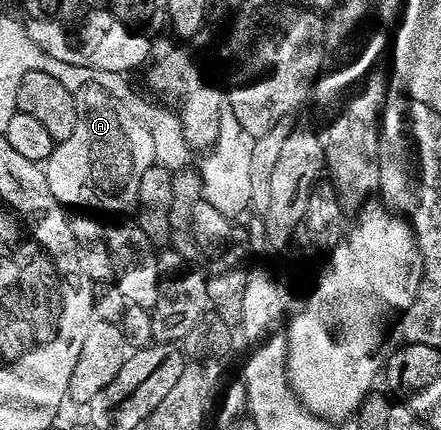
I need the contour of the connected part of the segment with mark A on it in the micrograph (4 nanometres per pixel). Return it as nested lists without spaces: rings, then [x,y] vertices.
[[[88,84],[76,93],[76,109],[78,122],[74,134],[59,141],[42,164],[50,194],[62,205],[73,204],[76,210],[100,213],[128,212],[132,208],[133,211],[140,203],[138,186],[142,186],[142,174],[155,161],[149,131],[96,84]]]

